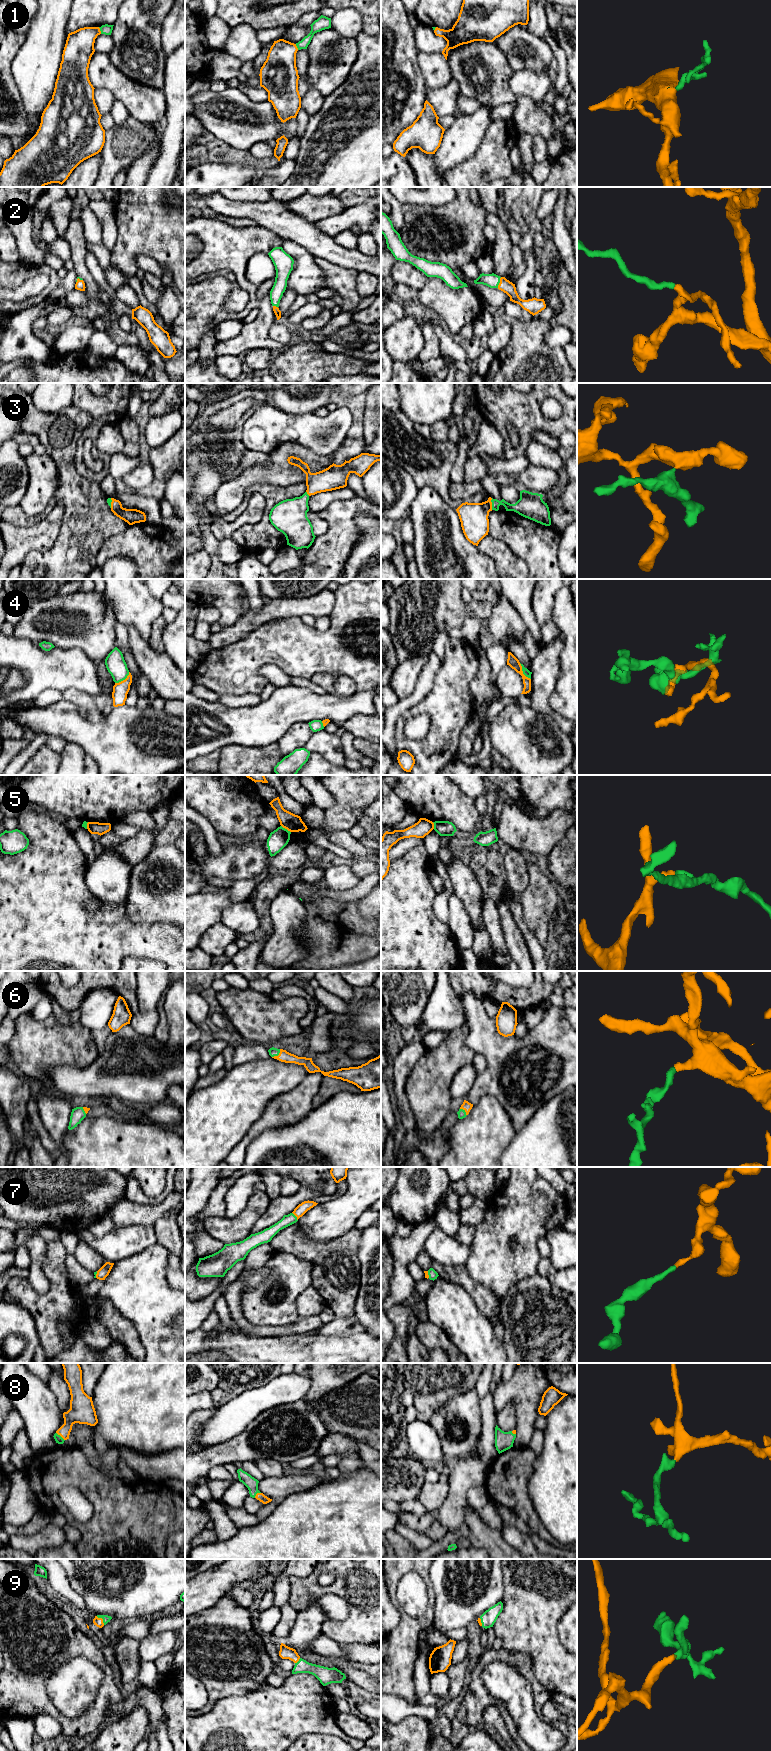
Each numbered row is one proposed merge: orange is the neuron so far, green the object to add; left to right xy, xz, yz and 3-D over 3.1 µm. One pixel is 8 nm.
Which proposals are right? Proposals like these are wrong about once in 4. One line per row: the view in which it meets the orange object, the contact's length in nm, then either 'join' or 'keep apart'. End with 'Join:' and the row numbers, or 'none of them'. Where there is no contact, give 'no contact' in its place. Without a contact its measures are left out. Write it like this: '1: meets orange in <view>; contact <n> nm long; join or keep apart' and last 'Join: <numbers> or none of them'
1: meets orange in xy; contact 60 nm long; join
2: meets orange in yz; contact 90 nm long; join
3: meets orange in yz; contact 100 nm long; join
4: meets orange in yz; contact 160 nm long; keep apart
5: meets orange in xz; contact 100 nm long; keep apart
6: meets orange in xz; contact 100 nm long; join
7: meets orange in xz; contact 80 nm long; join
8: meets orange in xy; contact 100 nm long; join
9: meets orange in xy; contact 100 nm long; join
Join: 1, 2, 3, 6, 7, 8, 9

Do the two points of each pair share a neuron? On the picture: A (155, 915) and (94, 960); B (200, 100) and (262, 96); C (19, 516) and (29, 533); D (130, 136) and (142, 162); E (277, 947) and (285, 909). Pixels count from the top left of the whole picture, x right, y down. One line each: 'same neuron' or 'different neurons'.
A: different neurons
B: different neurons
C: different neurons
D: different neurons
E: same neuron

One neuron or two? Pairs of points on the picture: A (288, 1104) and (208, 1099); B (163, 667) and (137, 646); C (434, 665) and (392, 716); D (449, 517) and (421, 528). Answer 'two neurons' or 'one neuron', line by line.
A: two neurons
B: one neuron
C: one neuron
D: one neuron

